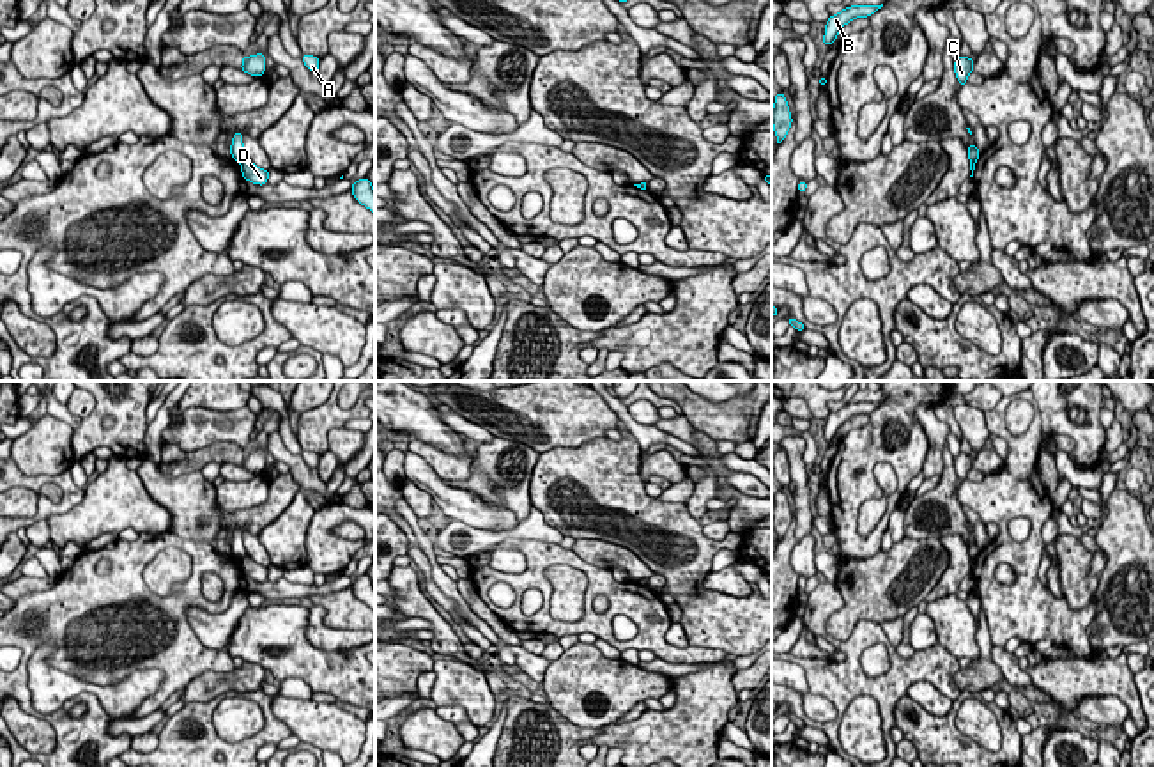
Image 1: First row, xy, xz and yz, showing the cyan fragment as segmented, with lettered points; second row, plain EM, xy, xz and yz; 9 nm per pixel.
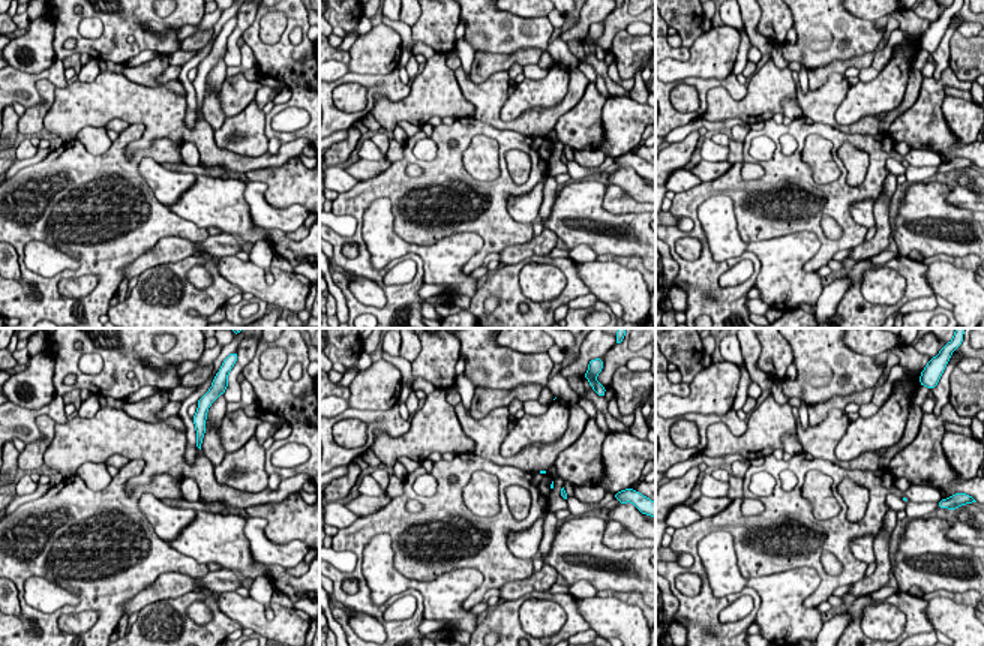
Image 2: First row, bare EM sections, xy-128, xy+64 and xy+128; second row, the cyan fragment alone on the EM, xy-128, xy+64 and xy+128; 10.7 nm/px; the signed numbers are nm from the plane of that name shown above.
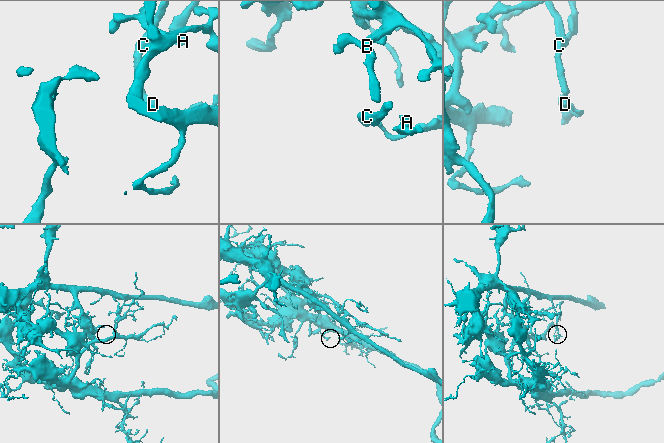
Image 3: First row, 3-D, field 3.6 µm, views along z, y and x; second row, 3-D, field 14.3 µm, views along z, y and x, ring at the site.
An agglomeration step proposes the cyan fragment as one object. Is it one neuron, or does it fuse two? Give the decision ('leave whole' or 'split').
split

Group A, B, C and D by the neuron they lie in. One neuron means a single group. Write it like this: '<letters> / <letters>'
A B D / C

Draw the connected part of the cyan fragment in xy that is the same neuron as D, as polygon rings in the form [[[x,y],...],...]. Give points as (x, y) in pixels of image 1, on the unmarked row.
[[[250,556],[241,560],[242,574],[255,581],[267,581],[269,567],[253,562]]]

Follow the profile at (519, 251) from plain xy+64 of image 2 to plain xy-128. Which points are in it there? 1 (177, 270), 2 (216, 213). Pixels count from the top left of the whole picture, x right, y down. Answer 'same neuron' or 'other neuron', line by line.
1: other neuron
2: other neuron

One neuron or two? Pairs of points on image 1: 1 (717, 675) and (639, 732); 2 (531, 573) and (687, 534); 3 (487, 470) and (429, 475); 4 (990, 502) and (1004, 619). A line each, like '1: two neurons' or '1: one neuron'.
1: one neuron
2: two neurons
3: two neurons
4: one neuron

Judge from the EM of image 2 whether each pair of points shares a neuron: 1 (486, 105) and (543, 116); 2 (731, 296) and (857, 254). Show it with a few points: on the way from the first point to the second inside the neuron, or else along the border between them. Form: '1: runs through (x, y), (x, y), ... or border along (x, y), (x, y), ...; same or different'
1: runs through (497, 120), (503, 126), (528, 123); same
2: border along (864, 240), (852, 248); different

